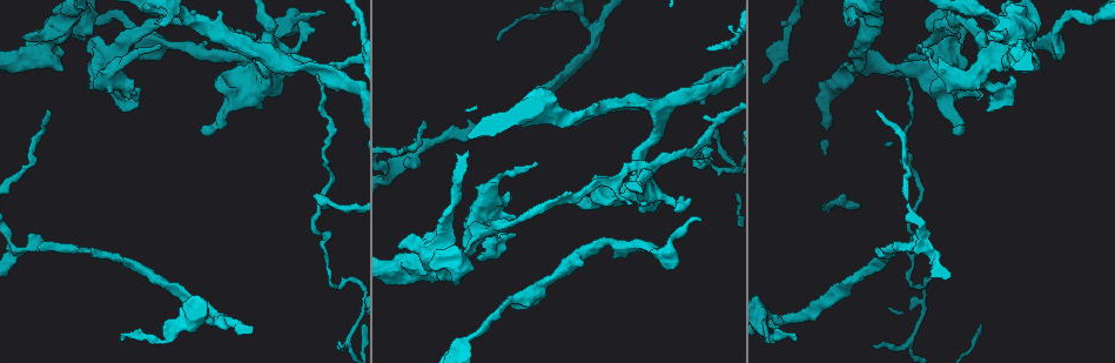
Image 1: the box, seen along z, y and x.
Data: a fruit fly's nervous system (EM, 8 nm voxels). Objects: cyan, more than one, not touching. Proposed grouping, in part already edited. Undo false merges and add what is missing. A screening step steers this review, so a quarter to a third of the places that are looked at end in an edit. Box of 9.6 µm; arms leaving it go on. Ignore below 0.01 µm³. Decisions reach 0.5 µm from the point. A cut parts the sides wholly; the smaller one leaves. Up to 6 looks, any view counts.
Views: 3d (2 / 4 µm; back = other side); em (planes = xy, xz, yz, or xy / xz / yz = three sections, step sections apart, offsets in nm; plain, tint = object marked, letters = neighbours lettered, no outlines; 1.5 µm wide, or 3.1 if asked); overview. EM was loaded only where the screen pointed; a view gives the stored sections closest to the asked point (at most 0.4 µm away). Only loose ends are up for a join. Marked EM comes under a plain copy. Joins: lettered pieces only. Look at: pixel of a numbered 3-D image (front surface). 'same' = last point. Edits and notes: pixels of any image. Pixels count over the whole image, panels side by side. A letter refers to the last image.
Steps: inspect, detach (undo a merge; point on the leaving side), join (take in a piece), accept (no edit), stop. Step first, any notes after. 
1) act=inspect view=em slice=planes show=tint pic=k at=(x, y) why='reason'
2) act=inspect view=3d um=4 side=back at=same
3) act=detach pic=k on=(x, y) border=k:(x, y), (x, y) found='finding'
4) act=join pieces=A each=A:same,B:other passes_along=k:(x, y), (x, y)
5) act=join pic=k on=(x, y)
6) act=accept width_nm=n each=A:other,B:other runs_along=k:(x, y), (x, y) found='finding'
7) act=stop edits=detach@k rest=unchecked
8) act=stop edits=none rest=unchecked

act=inspect view=3d um=4 side=back pic=1 at=(692, 152) why='three arms meet'

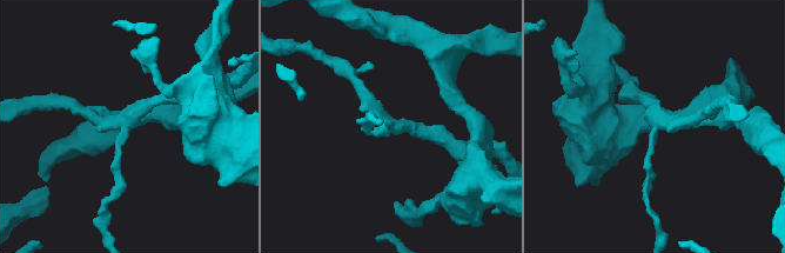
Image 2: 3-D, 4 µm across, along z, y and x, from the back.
act=inspect view=em slice=planes show=letters pic=2 at=(655, 118) arms=3

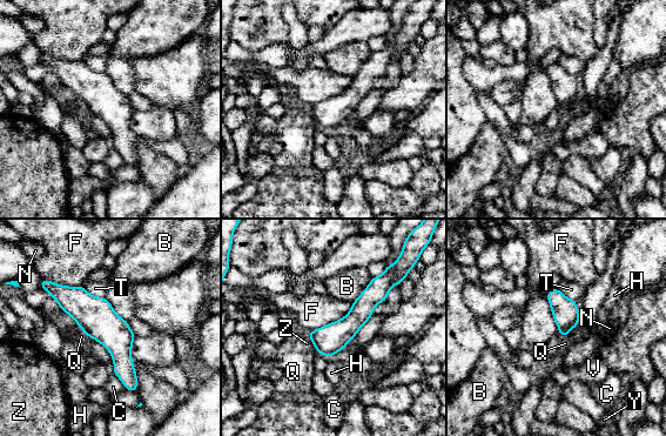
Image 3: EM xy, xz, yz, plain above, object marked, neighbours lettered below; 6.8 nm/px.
act=accept each=B:other,C:other,F:other,H:other,N:other,Q:other,T:other,V:other,Y:other,Z:other found='all the same neuron'

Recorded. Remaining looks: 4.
act=inspect view=3d um=2 pic=1 at=(541, 13) why='thick turns thin'

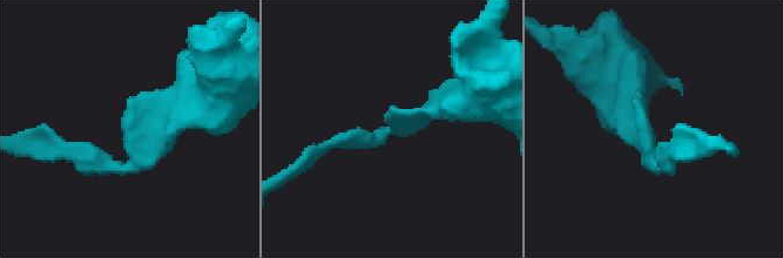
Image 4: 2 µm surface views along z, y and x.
act=inspect view=em slice=planes show=letters pic=4 at=(401, 128)

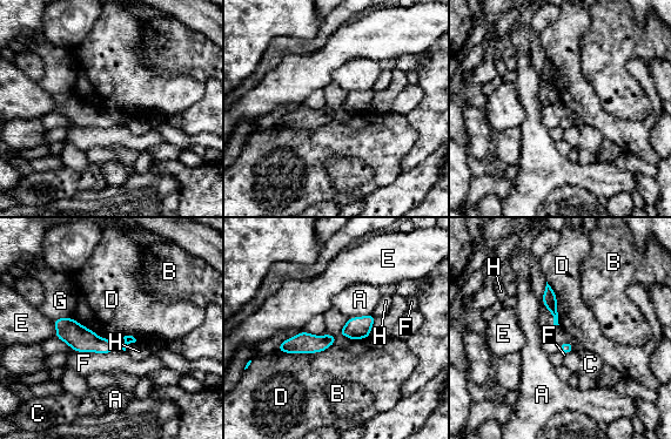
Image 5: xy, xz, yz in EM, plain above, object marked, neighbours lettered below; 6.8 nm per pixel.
act=accept each=A:other,B:other,C:other,D:other,E:other,F:other,G:other,H:other border=5:(334, 343), (314, 352), (276, 350) found='continuous, no second neuron'

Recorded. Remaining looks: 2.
act=stop edits=none rest=unchecked

